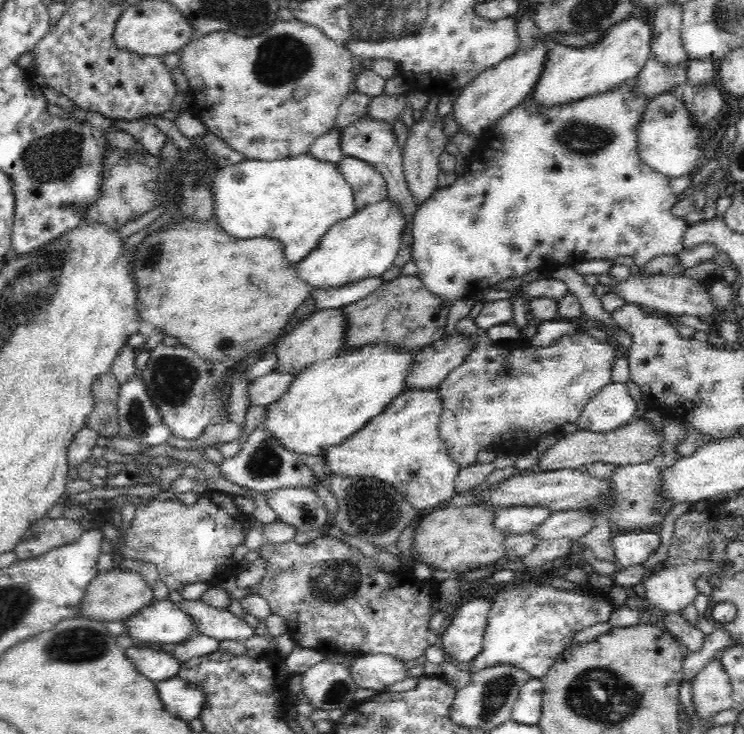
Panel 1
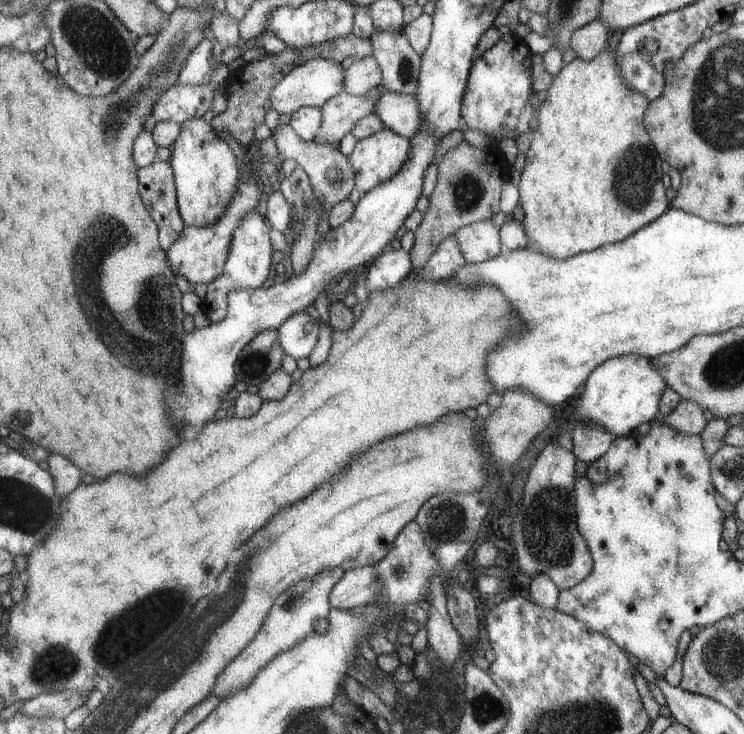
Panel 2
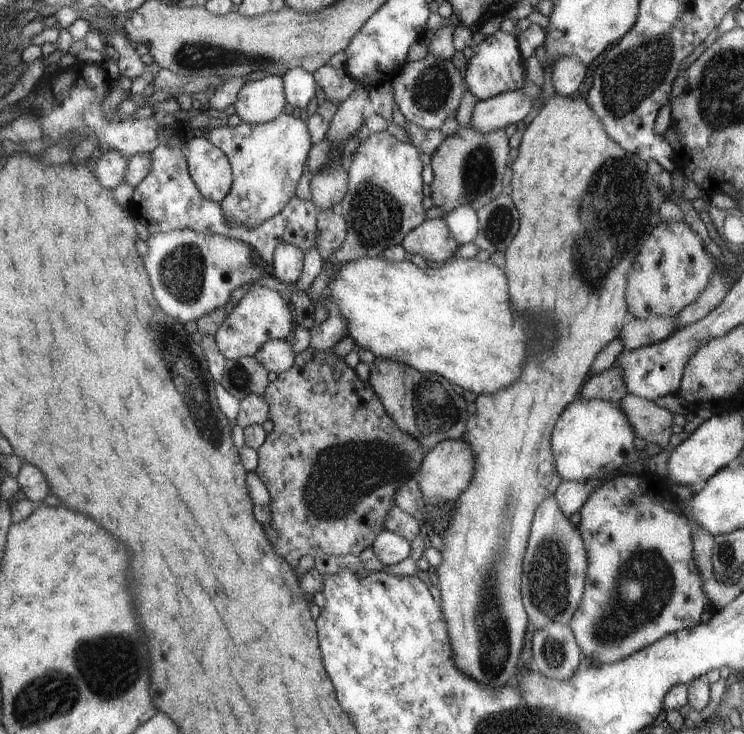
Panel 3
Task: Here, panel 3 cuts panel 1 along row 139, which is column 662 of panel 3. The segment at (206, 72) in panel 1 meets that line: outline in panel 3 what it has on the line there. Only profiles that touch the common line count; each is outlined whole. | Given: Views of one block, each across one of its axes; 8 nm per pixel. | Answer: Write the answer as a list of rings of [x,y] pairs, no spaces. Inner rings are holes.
[[[659,221],[637,252],[628,272],[626,311],[631,318],[641,320],[653,316],[676,316],[682,308],[691,304],[710,282],[716,261],[716,255],[705,250],[703,240],[685,221],[671,224]]]

